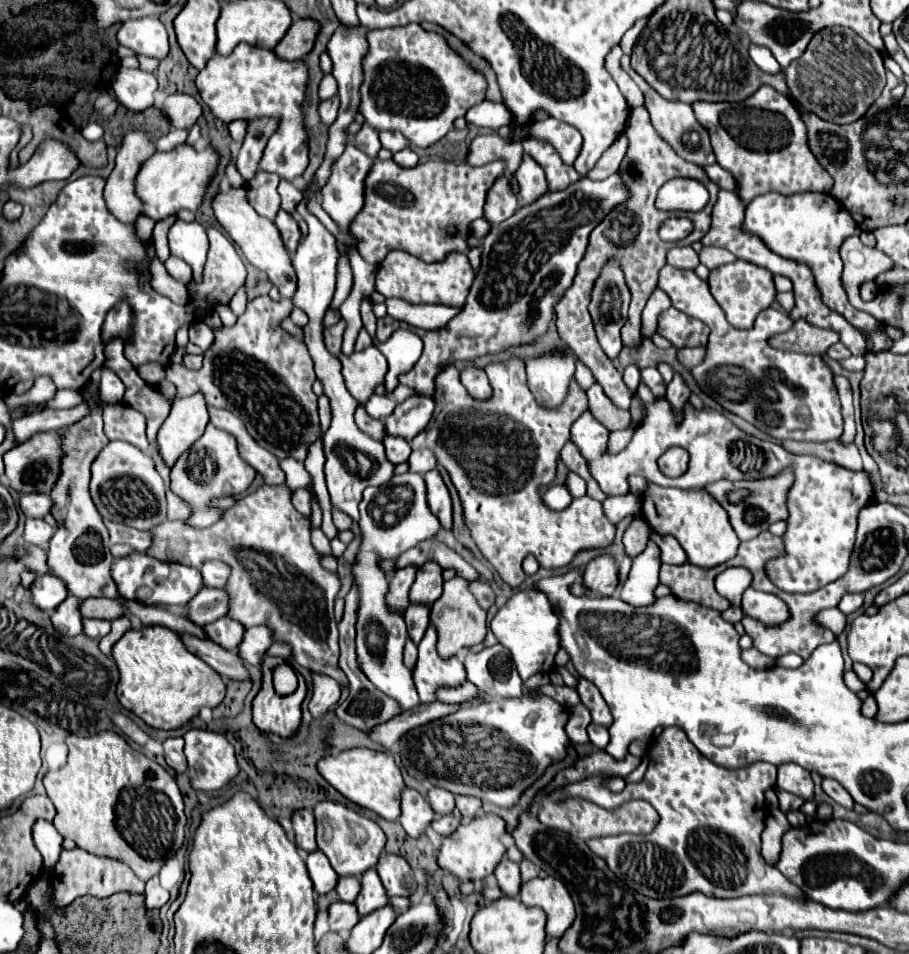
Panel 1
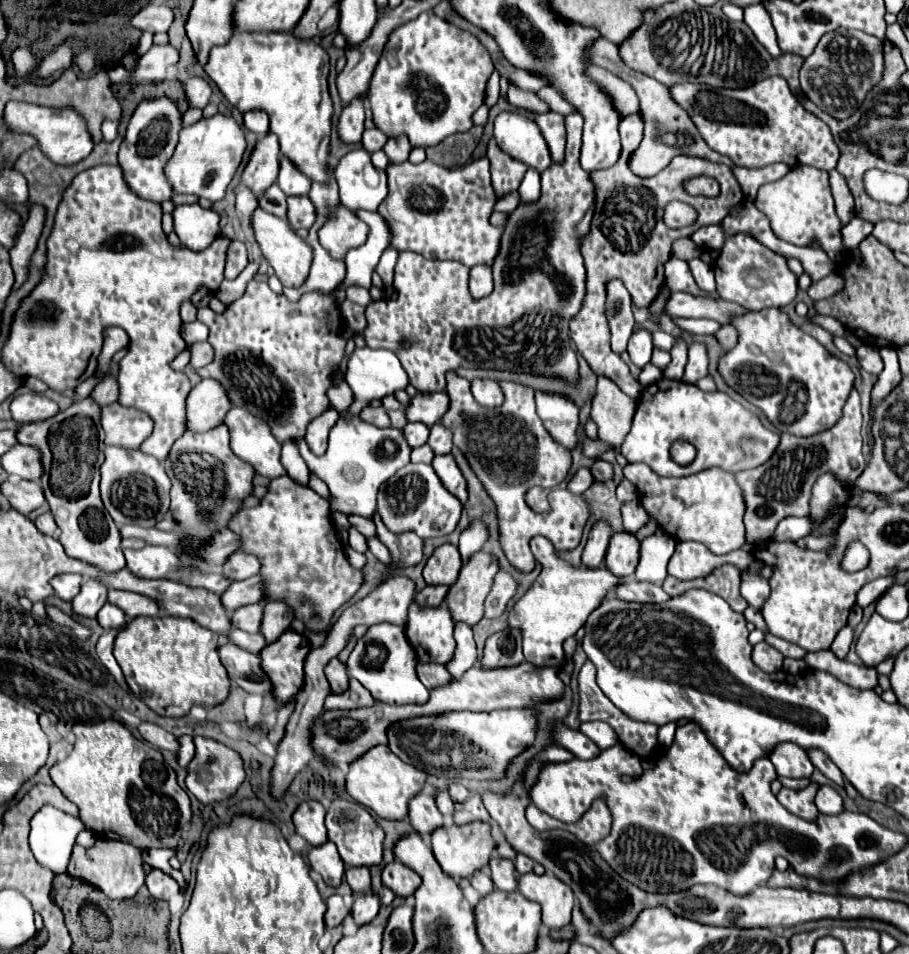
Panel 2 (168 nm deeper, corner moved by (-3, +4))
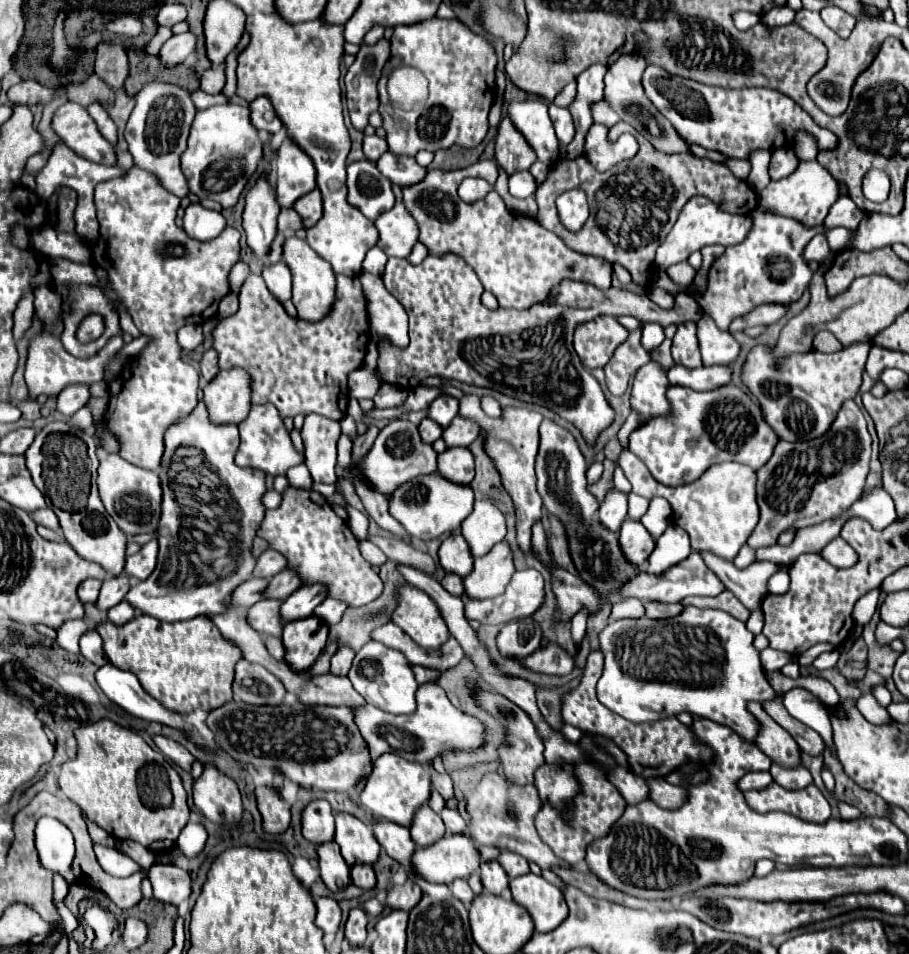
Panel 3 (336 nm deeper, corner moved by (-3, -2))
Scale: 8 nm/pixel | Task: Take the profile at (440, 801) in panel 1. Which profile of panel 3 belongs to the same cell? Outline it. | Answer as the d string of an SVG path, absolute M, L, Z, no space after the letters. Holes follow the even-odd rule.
M445 808L445 810L441 812L441 818L443 818L443 822L445 822L445 826L447 826L449 832L453 832L453 834L463 834L463 832L467 832L465 820L463 820L455 810Z

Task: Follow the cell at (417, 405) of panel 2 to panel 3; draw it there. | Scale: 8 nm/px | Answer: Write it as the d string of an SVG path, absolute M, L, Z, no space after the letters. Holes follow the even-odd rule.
M441 396L429 404L429 418L435 418L435 422L443 424L443 428L447 428L457 414L459 414L459 400L453 396Z

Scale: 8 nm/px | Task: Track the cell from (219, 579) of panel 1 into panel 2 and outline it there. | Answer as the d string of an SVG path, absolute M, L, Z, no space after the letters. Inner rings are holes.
M233 552L223 566L223 576L229 580L247 580L255 574L259 574L259 560L245 552Z

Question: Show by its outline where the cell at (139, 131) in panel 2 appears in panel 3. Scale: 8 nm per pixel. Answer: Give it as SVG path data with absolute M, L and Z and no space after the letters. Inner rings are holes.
M153 80L153 82L147 82L137 94L137 104L125 128L125 140L129 142L129 152L135 160L135 166L157 174L163 186L179 198L189 194L187 178L181 170L179 158L187 148L187 136L189 136L189 128L195 112L197 110L191 100L191 94L185 88L177 84Z

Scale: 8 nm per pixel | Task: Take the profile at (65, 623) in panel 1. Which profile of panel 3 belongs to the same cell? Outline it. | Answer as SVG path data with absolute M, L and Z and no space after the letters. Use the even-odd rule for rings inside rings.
M123 574L107 578L107 582L103 582L103 590L101 590L99 598L97 598L97 606L101 610L113 608L115 604L119 604L125 598L129 588L131 588L131 580L127 576L123 576Z

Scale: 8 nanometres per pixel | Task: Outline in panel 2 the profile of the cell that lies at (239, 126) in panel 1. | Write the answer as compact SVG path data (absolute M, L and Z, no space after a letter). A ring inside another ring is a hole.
M247 112L243 114L243 126L263 138L269 132L269 120L265 112Z

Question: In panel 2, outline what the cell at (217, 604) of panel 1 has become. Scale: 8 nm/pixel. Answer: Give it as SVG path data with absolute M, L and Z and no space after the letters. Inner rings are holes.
M251 576L249 580L233 582L233 584L221 594L221 604L223 604L223 608L227 608L227 612L233 612L235 608L241 608L241 606L255 604L255 602L263 600L263 588L259 588L259 582L261 582L259 576Z

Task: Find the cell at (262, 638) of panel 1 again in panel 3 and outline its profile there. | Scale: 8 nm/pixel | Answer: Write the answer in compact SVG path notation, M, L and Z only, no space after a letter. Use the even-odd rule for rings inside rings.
M321 582L317 584L305 584L295 594L285 598L283 602L283 622L291 622L297 618L307 618L313 614L313 610L327 598L327 586Z

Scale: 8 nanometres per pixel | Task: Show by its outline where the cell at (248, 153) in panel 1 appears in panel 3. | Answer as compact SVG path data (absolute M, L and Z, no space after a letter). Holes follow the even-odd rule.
M265 178L247 192L247 204L243 212L243 230L247 244L255 256L267 256L271 242L277 234L279 206L275 206L275 192L269 190Z

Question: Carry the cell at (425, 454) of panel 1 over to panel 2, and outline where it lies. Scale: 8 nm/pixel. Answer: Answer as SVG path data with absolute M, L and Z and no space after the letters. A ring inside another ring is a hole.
M435 424L431 428L431 434L429 434L427 444L431 446L431 450L433 450L435 456L449 454L451 448L453 448L453 444L451 444L451 432L447 432L447 428L443 428L441 424Z

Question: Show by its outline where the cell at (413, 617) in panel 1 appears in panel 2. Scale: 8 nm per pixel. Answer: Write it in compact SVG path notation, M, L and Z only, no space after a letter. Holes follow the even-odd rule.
M425 586L421 592L415 594L415 604L423 608L441 606L445 594L447 594L447 586Z

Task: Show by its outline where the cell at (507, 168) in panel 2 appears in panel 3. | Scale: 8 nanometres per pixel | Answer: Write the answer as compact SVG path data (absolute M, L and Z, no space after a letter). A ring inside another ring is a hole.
M505 116L499 124L499 134L495 140L495 158L507 174L513 174L517 170L529 170L529 166L537 160L535 150L515 128L509 116Z

